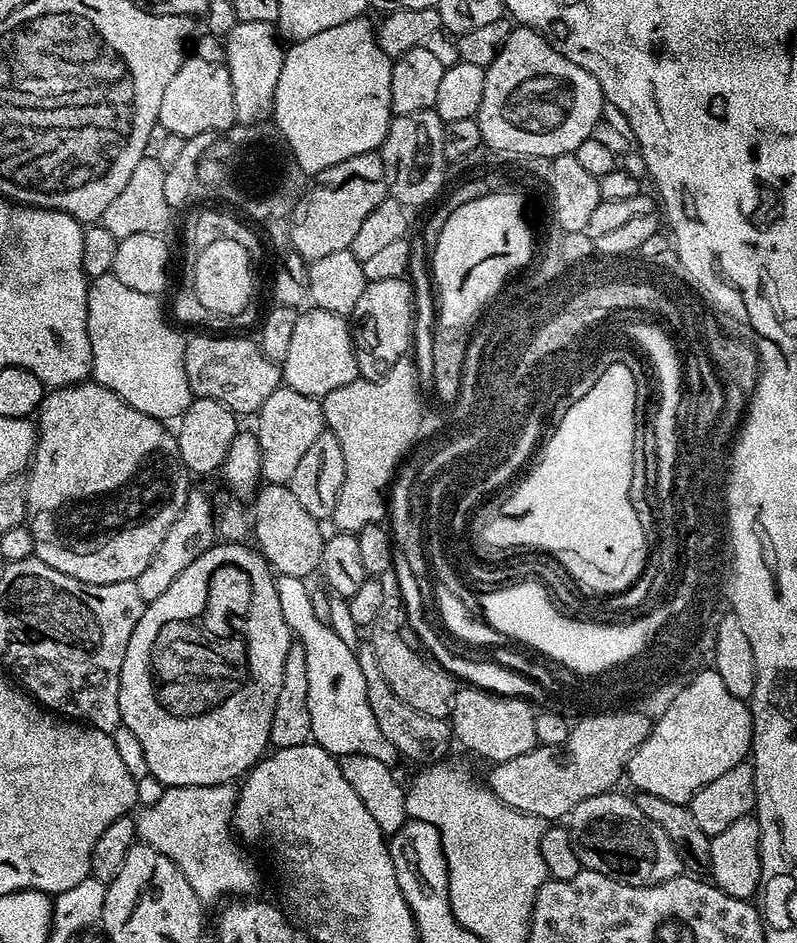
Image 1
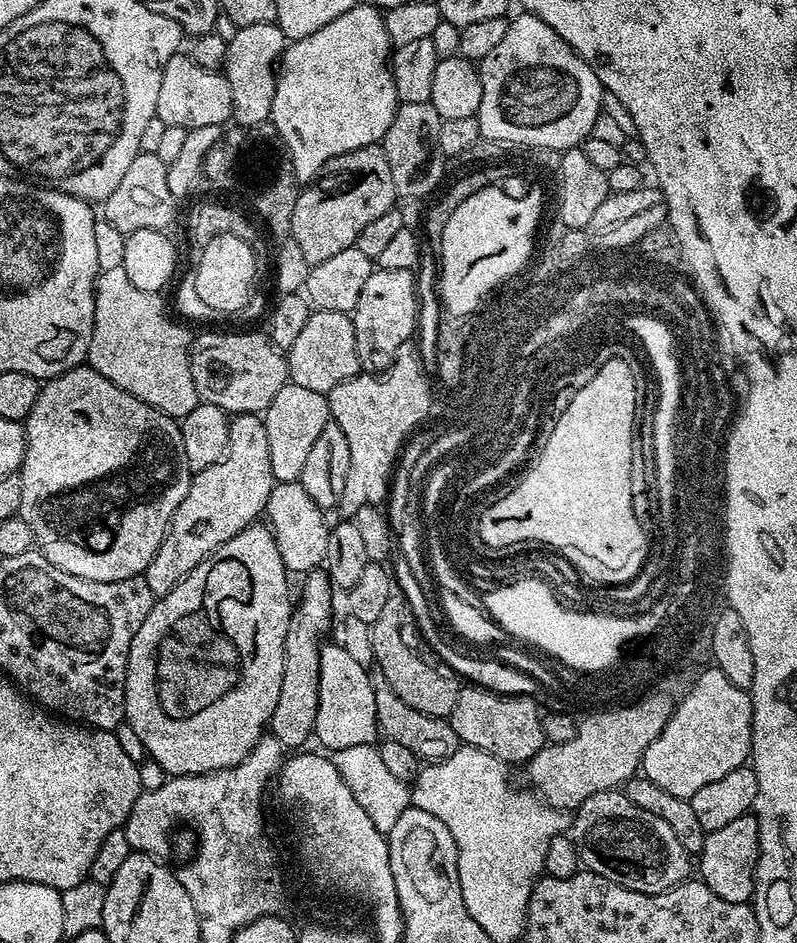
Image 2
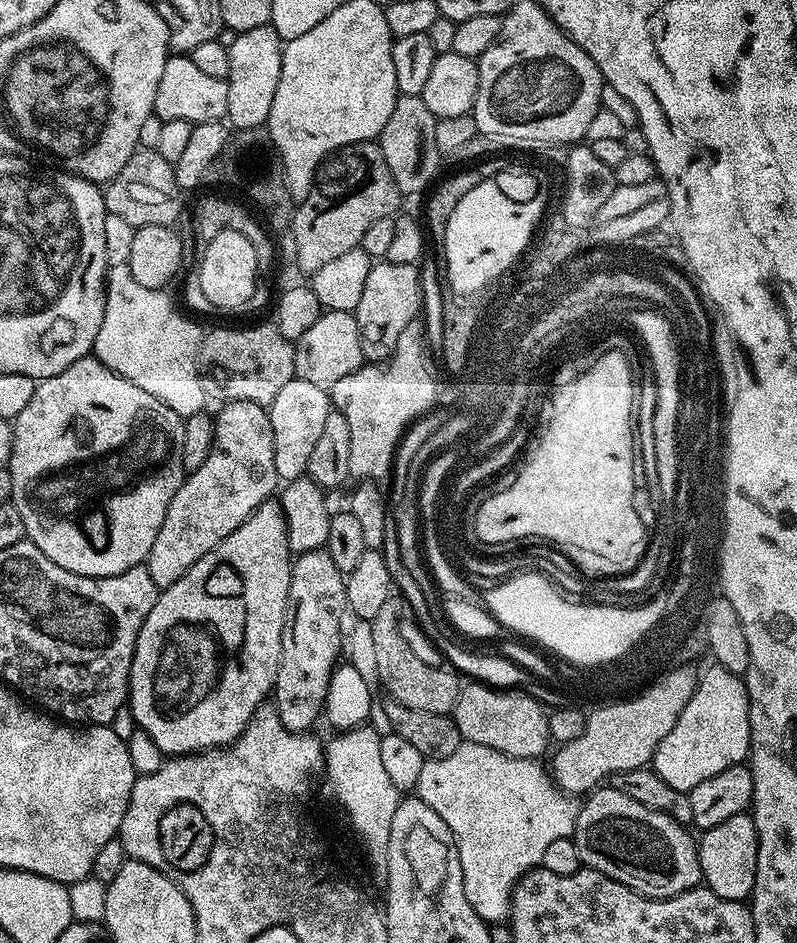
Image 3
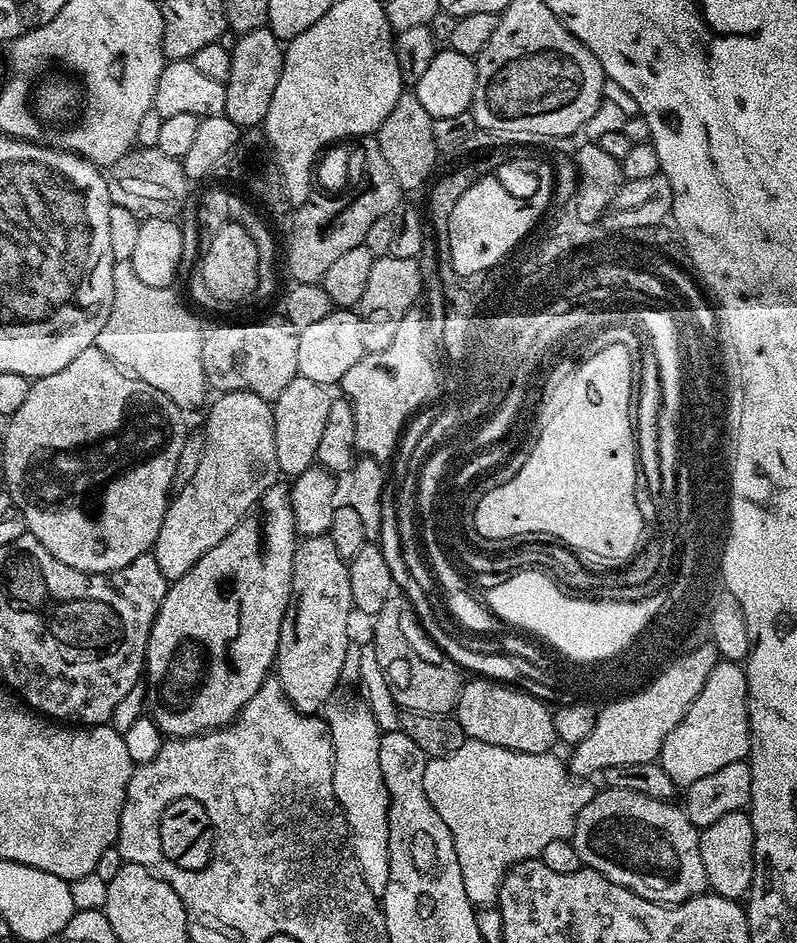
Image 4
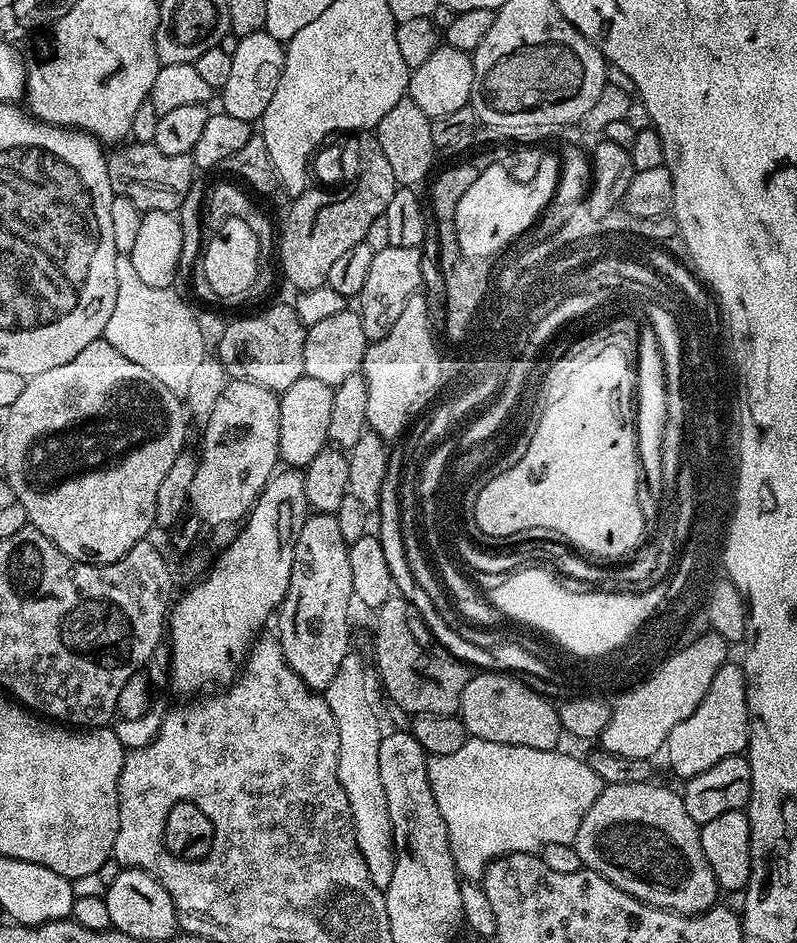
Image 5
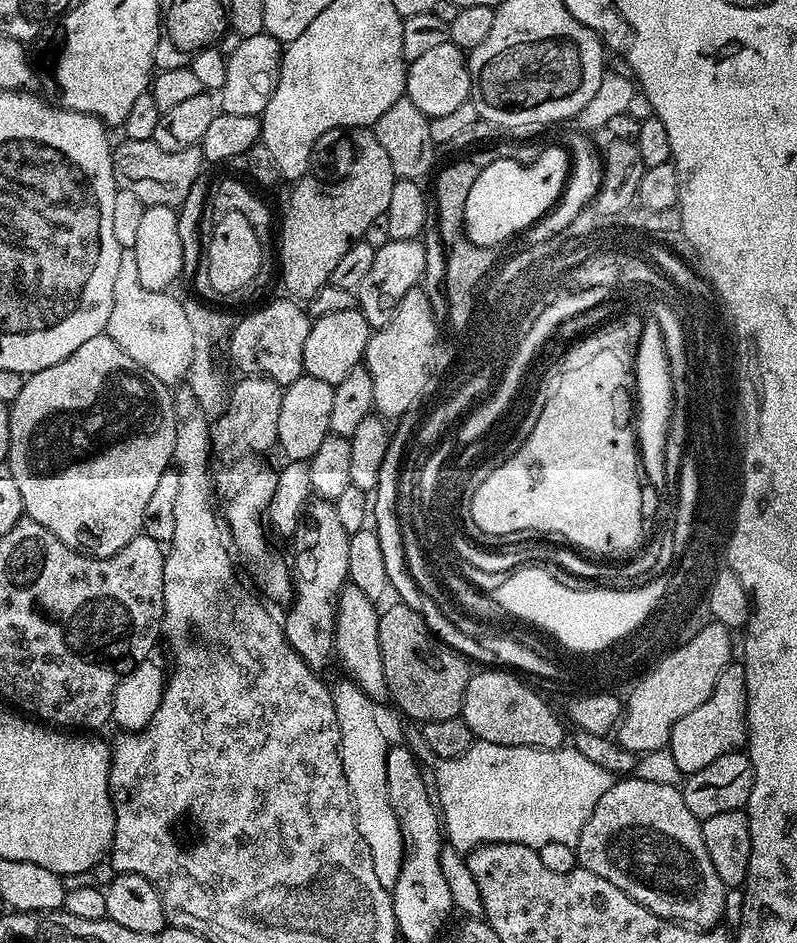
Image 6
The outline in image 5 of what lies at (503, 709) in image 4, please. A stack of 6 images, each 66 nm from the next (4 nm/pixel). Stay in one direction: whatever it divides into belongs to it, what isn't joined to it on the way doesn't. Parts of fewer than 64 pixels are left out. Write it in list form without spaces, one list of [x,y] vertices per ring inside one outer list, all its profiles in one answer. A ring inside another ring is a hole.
[[[480,670],[476,673],[469,675],[466,690],[462,690],[458,713],[469,737],[510,746],[530,746],[534,750],[556,750],[561,747],[560,714],[555,703],[552,705],[530,685],[523,684],[528,682],[519,675],[503,670]]]

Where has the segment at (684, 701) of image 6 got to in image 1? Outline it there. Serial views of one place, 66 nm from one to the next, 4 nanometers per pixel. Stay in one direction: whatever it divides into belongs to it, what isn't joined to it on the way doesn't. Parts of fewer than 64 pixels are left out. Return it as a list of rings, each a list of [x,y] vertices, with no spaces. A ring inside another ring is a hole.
[[[647,715],[630,718],[588,720],[586,726],[575,726],[569,731],[566,742],[558,746],[541,744],[531,748],[518,758],[510,758],[501,764],[492,764],[487,787],[506,806],[538,816],[545,822],[556,822],[559,816],[567,817],[586,798],[615,789],[625,775],[628,759],[648,737],[650,720]]]

